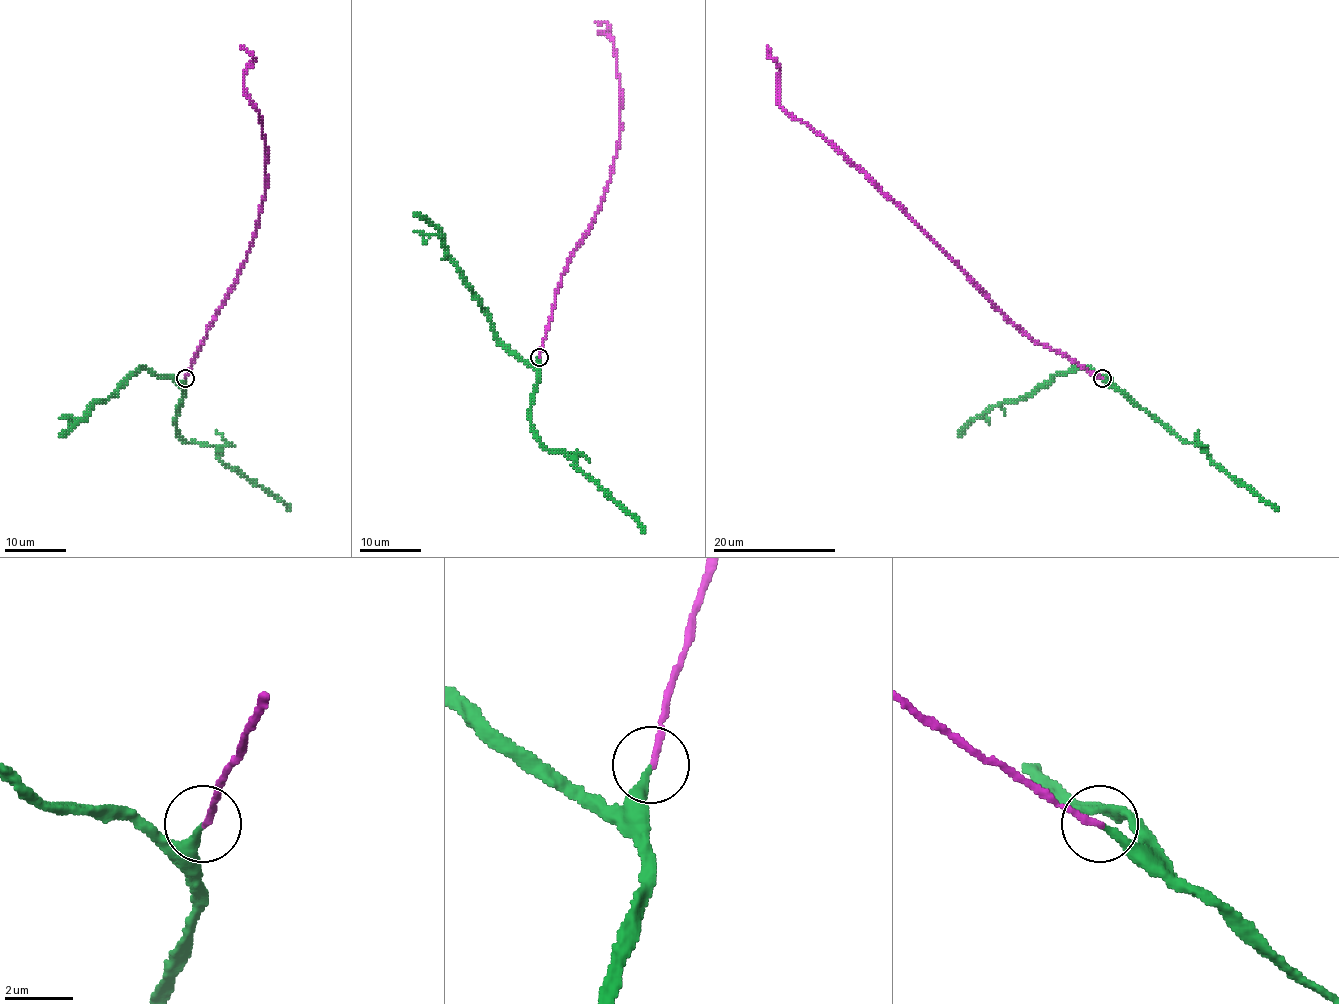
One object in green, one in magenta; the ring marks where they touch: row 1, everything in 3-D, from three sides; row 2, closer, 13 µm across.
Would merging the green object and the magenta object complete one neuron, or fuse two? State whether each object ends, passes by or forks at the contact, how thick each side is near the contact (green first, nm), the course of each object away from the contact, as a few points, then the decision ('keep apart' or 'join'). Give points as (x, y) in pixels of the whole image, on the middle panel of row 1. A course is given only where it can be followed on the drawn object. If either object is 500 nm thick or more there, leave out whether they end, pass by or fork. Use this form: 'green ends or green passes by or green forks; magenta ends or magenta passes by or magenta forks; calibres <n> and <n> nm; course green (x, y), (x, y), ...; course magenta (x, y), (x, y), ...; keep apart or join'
green ends; magenta ends; calibres 200 and 180 nm; course green (539, 356), (537, 389), (531, 402), (531, 429), (543, 447), (568, 455), (576, 467), (620, 504), (645, 533); course magenta (539, 356), (556, 290), (600, 206), (620, 136), (614, 43), (599, 33), (608, 26), (596, 21); join

